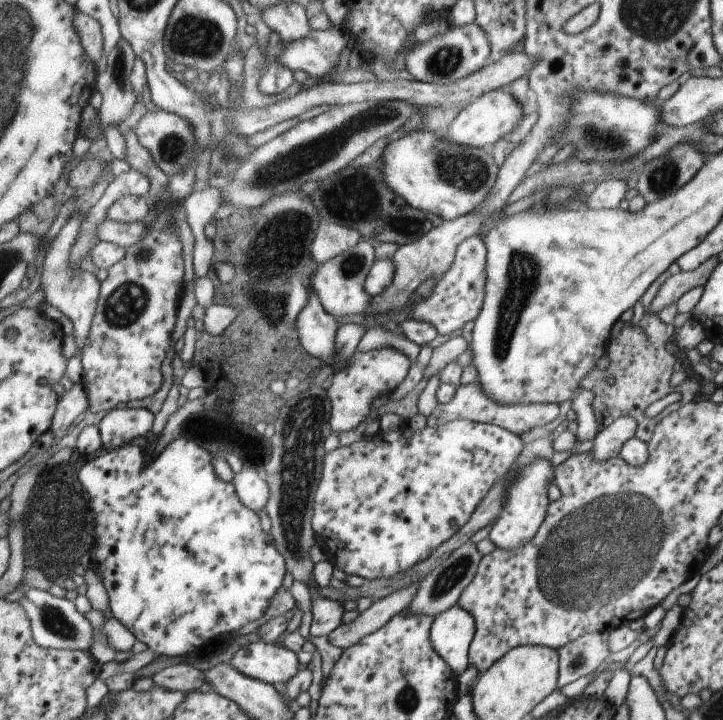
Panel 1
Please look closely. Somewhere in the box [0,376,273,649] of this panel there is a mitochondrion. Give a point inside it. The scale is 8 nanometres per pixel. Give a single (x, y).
(55, 622)

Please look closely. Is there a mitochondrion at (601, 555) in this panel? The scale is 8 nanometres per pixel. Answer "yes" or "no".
yes

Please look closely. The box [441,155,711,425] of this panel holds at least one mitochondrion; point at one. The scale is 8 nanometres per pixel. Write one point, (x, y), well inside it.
(522, 264)

